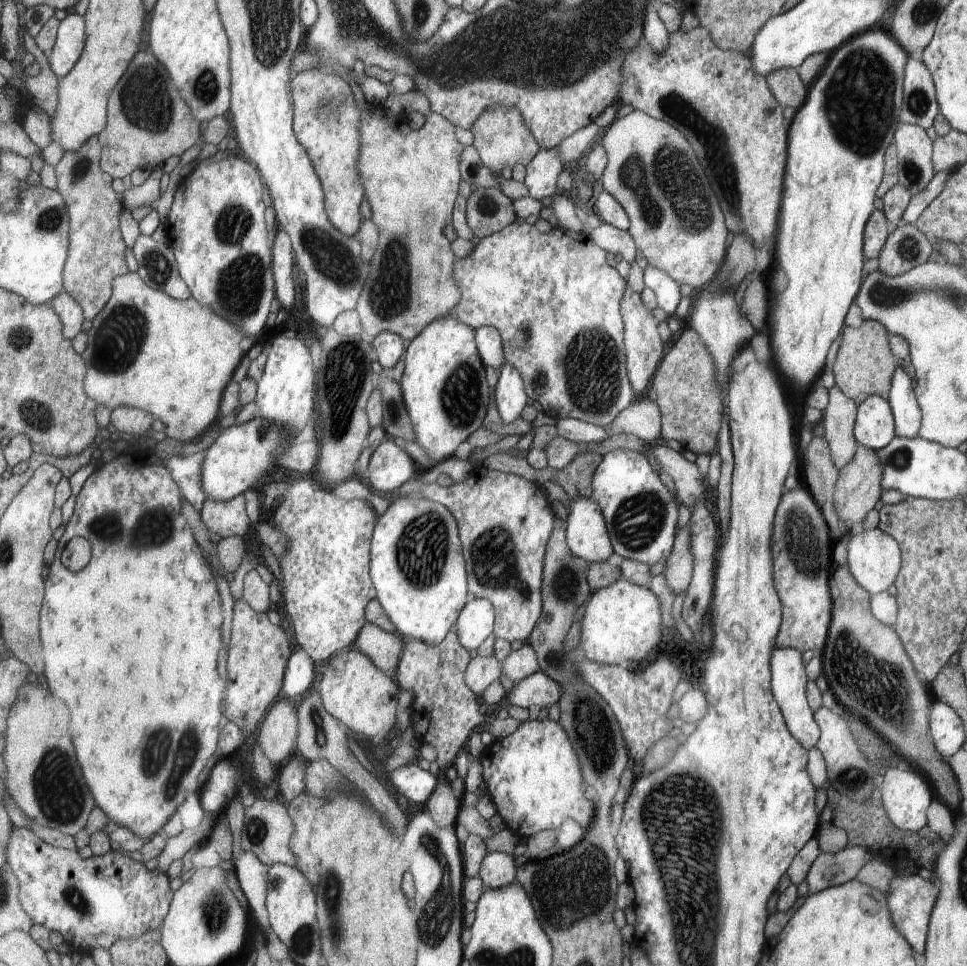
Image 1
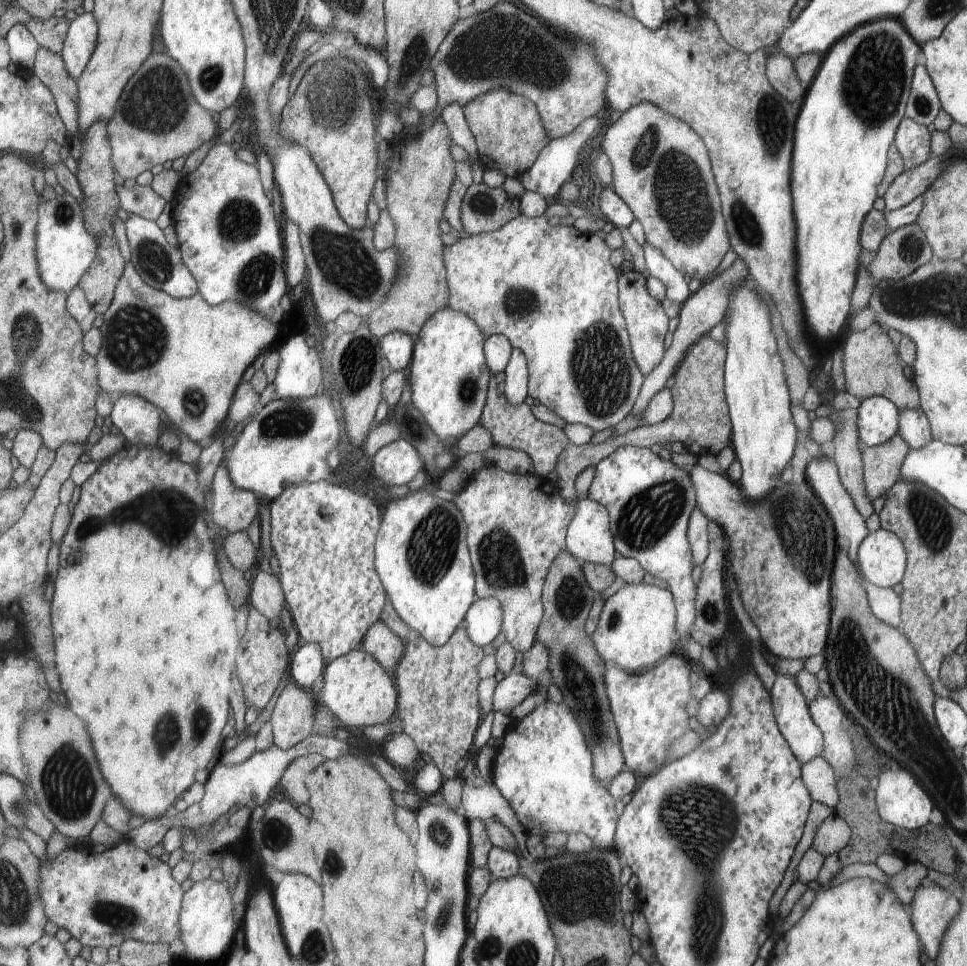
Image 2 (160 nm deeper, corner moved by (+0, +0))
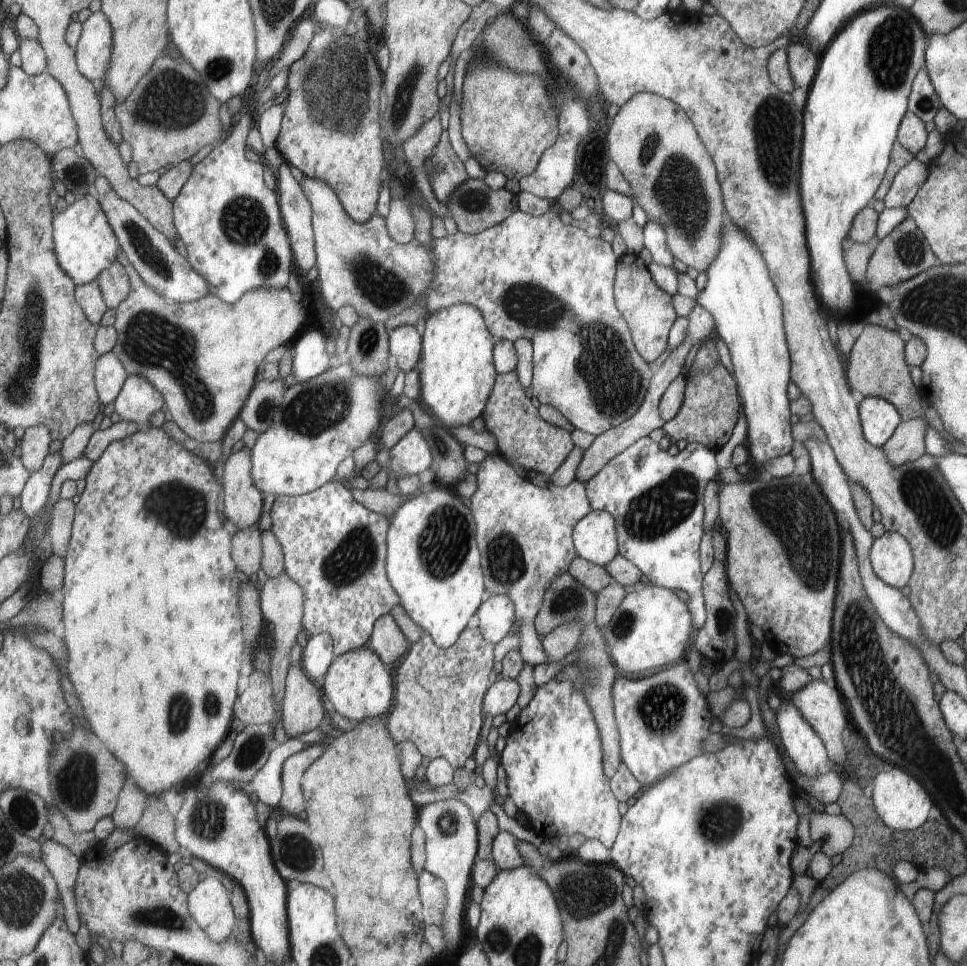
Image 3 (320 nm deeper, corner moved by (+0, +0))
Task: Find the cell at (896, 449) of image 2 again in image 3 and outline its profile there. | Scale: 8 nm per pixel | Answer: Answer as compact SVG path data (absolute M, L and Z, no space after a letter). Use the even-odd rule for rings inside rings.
M923 416L901 421L881 448L894 467L913 462L924 453L924 436L928 427Z

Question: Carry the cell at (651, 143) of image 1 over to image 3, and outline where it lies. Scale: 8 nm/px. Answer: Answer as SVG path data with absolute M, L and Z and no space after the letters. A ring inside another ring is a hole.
M636 92L628 101L625 101L620 107L615 116L611 119L609 126L609 132L607 132L607 148L608 156L621 171L621 174L626 178L626 181L630 184L632 190L633 200L644 210L646 218L653 222L658 222L666 234L666 245L669 247L671 254L674 258L677 258L686 266L691 266L697 272L705 272L708 268L708 264L715 258L717 251L720 249L720 230L723 229L723 205L721 204L721 193L719 190L719 178L715 178L715 168L713 168L713 161L709 158L709 154L705 152L695 128L693 128L693 122L689 122L688 115L685 111L677 106L677 103L671 102L671 100L663 98L661 95L656 95L650 92Z

